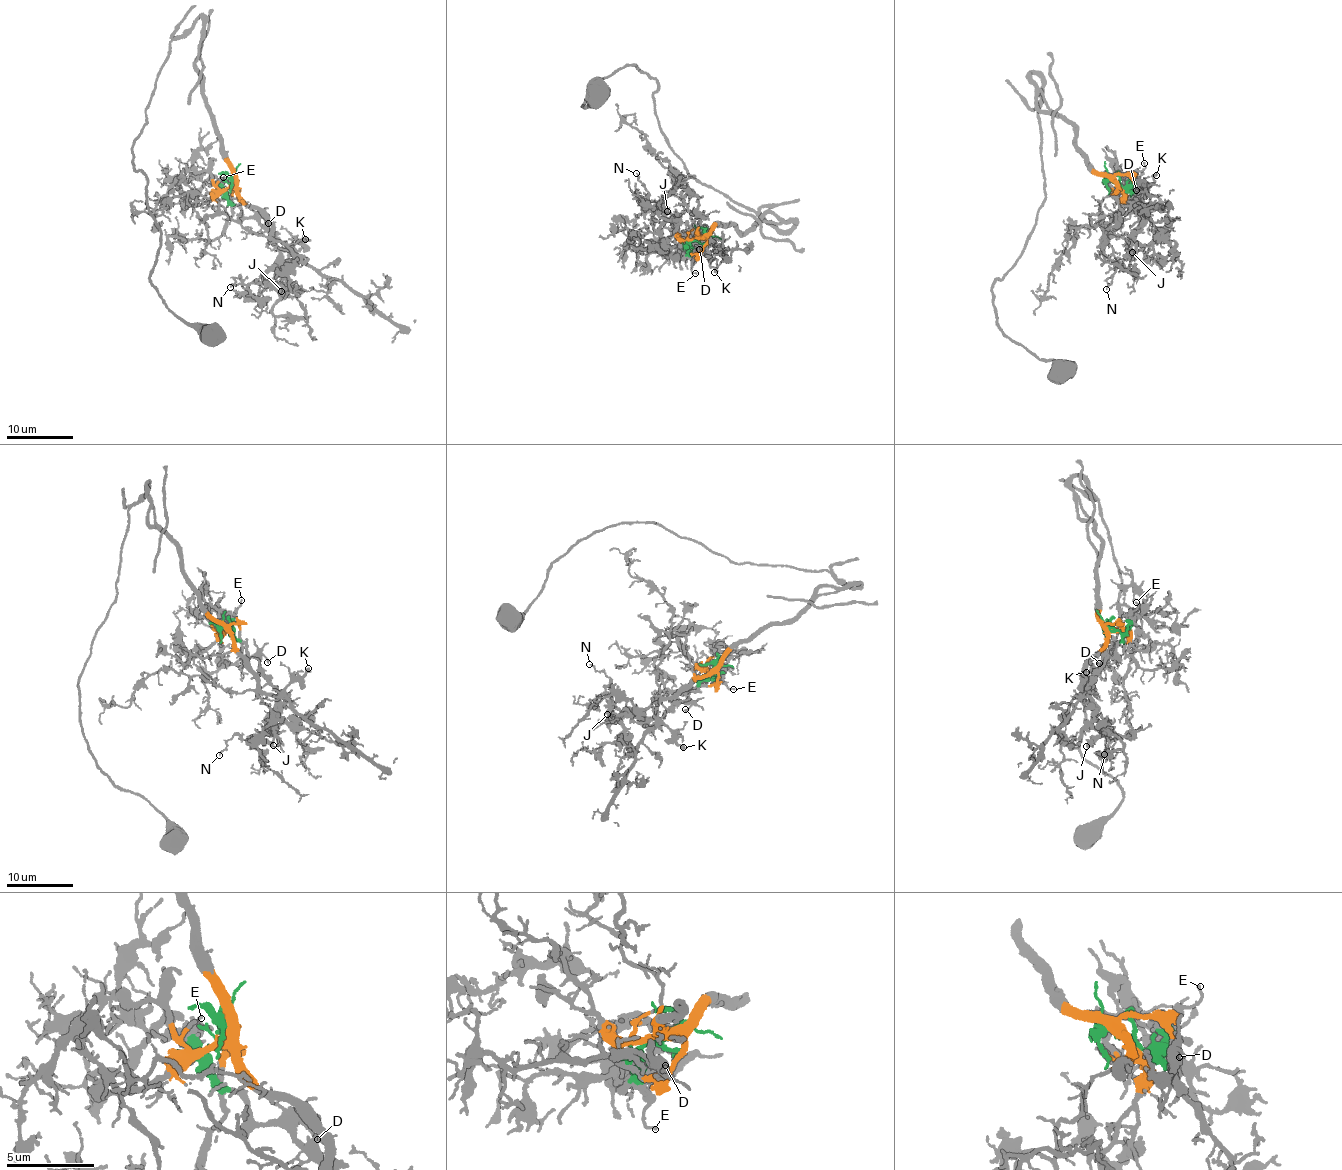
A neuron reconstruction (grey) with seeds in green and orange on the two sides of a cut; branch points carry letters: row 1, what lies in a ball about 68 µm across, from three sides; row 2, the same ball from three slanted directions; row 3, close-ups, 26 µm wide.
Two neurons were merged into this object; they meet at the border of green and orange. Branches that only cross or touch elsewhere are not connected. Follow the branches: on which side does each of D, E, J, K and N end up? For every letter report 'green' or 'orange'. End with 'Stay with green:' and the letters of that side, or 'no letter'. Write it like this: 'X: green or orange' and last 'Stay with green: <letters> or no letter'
D: green
E: green
J: orange
K: green
N: orange
Stay with green: D, E, K

